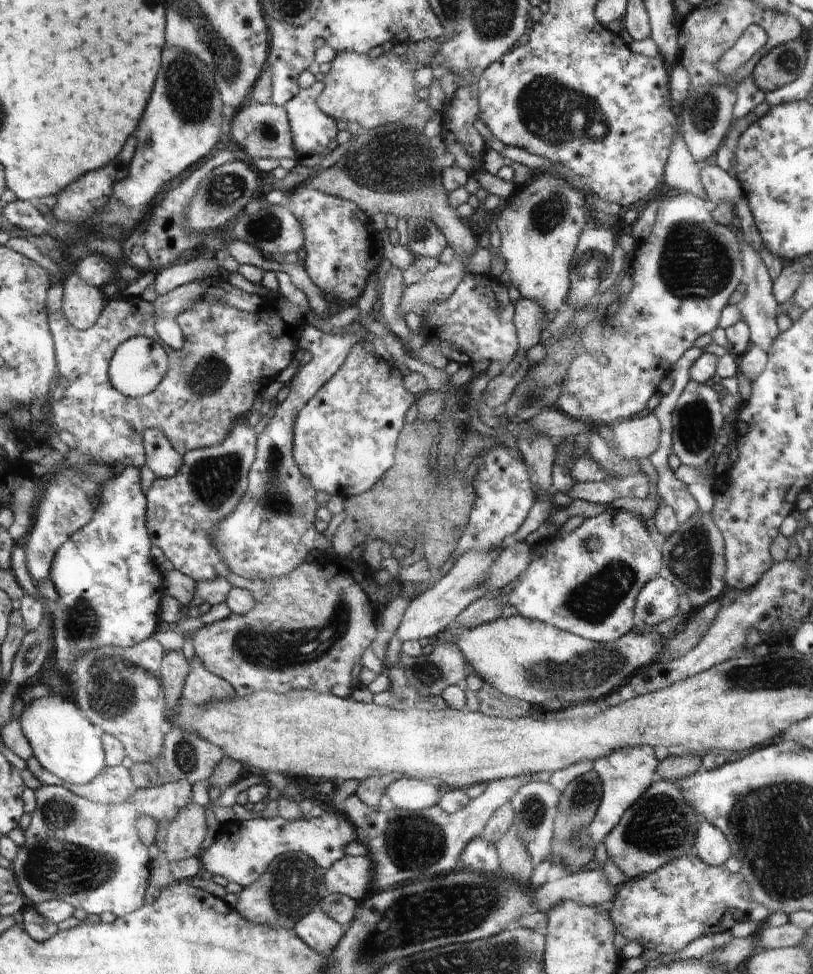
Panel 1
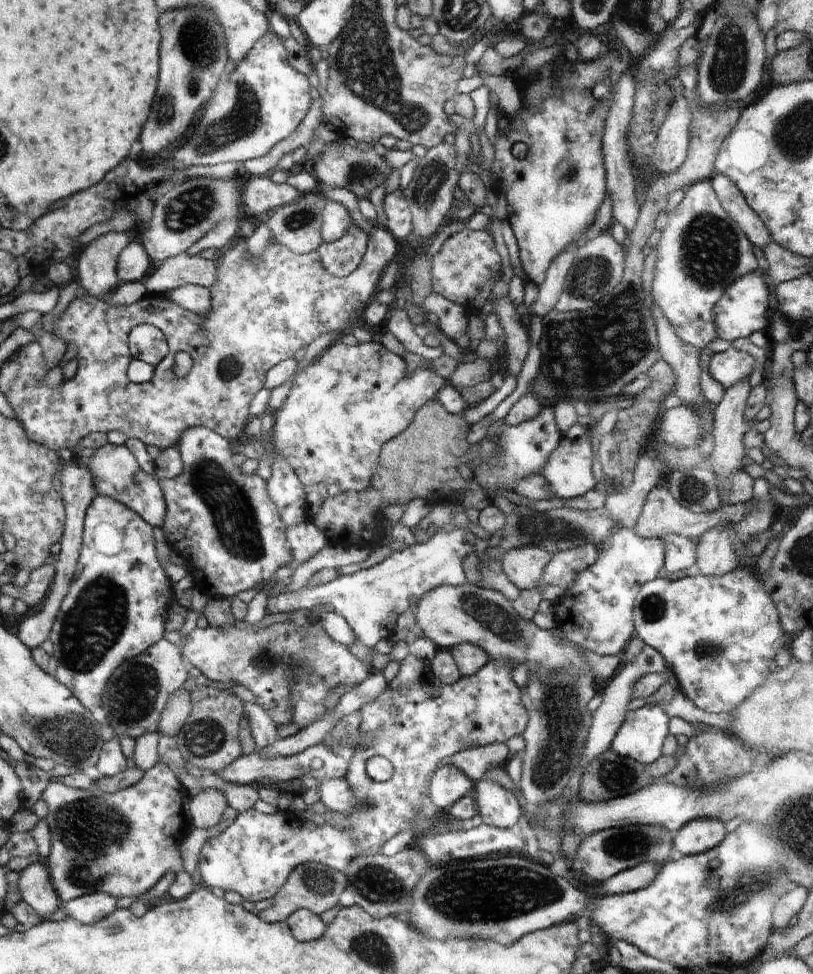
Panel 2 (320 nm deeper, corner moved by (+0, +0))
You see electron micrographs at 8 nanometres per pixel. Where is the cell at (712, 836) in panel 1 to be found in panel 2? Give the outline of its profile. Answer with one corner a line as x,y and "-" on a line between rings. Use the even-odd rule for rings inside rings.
694,819
677,830
672,847
684,855
697,855
718,844
726,838
724,823
716,819

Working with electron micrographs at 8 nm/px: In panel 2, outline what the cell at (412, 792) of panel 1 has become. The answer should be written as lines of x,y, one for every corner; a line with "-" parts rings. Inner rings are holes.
445,763
436,770
429,784
429,793
435,808
444,810
460,800
466,793
472,793
475,783
457,766

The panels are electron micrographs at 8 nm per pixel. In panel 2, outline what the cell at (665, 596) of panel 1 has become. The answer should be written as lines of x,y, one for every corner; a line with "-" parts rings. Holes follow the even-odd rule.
738,566
734,570
723,575
697,575
688,576
680,575
678,577
668,577
664,575
649,581
643,587
637,596
637,602
633,604
633,623
637,628
637,637
641,638
646,645
657,650
667,664
676,675
679,690
683,692
698,708
706,710
706,712
716,712
716,714
730,713
765,682
770,673
770,662
775,660
775,656
784,648
784,629
782,626
782,616
779,615
779,610
771,599
771,592
766,588
766,584
758,578
755,569
748,566

